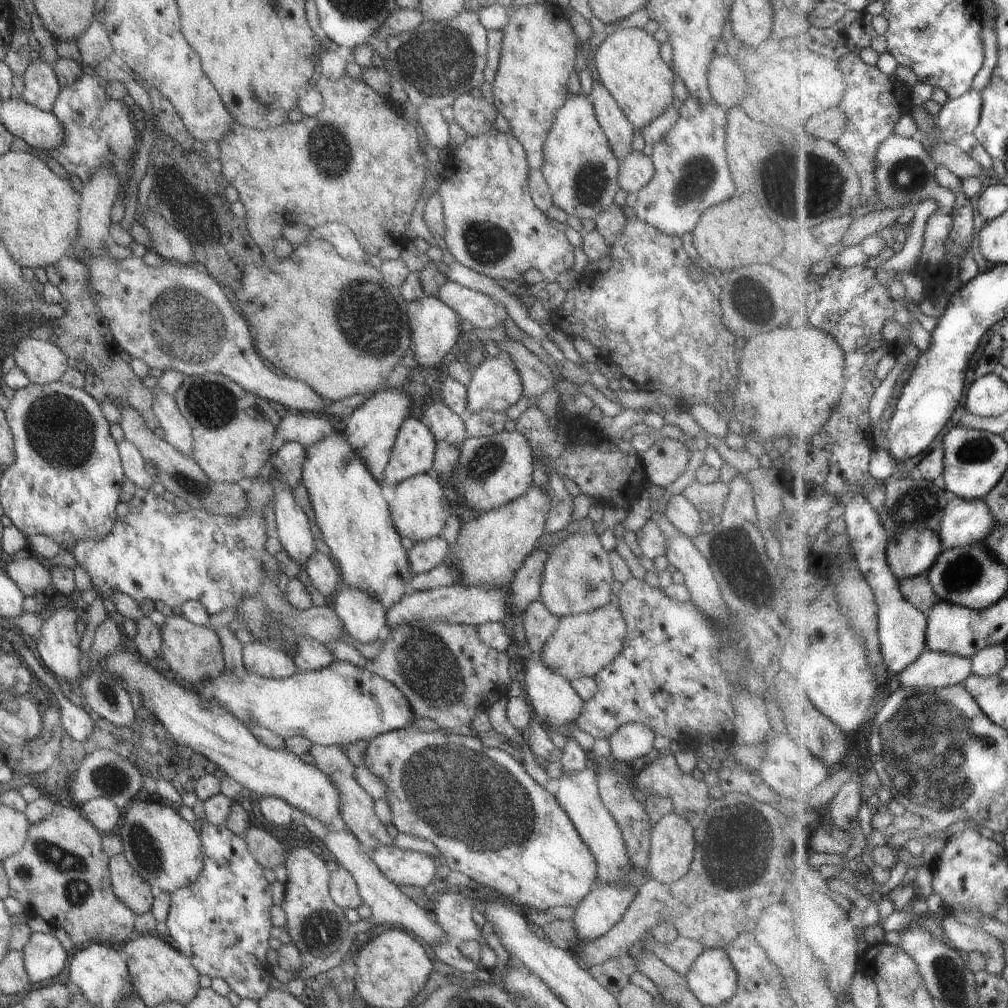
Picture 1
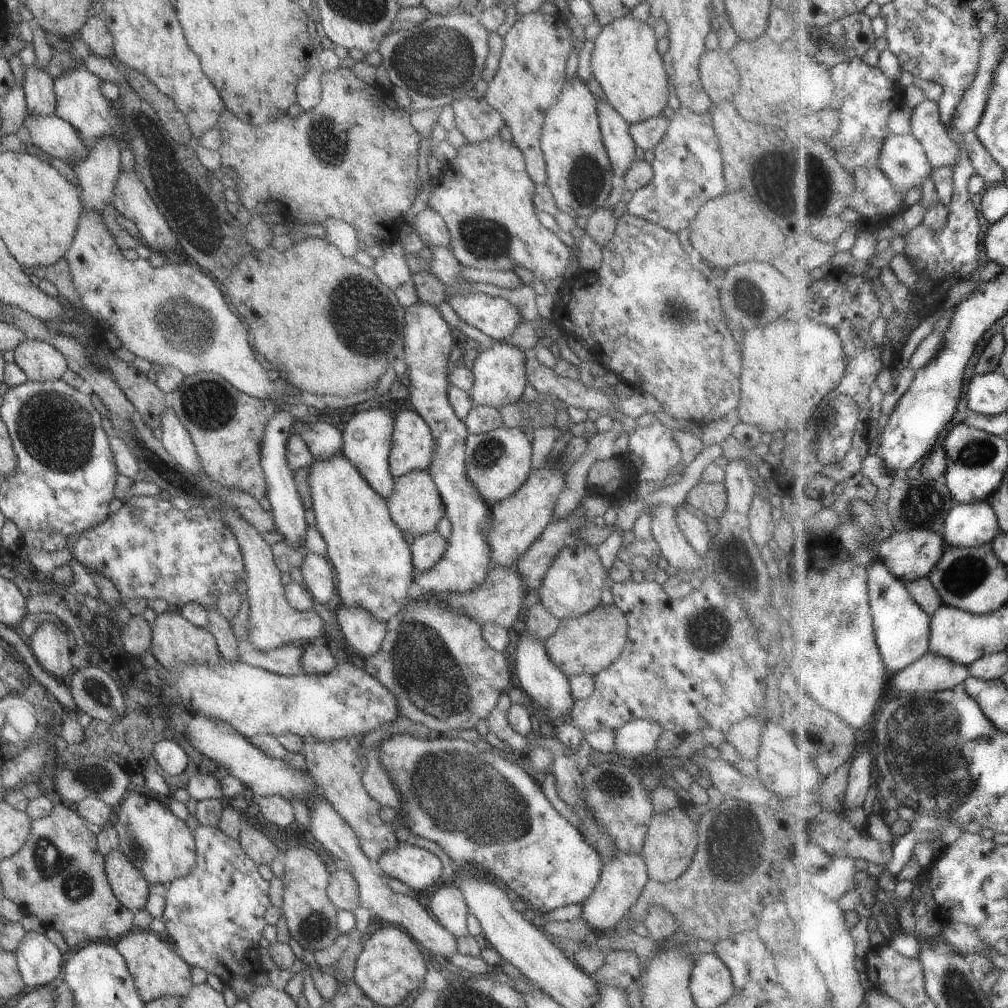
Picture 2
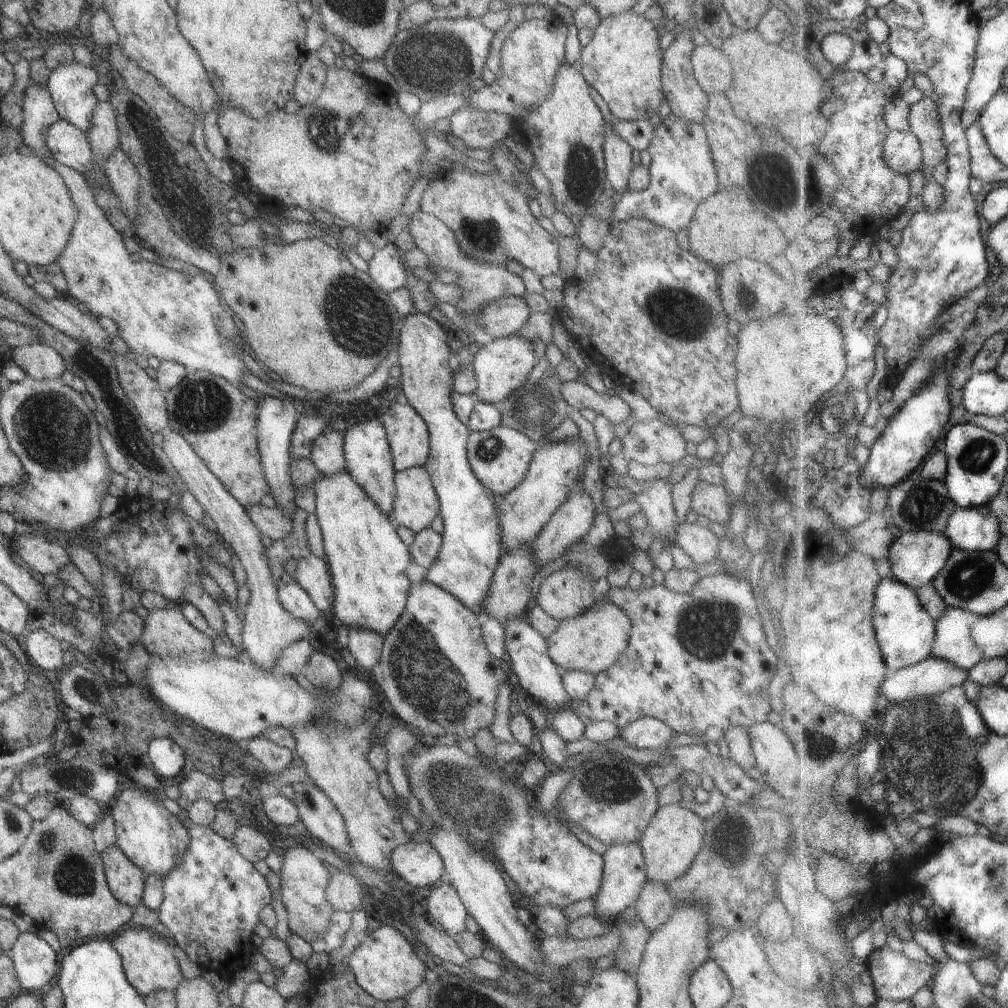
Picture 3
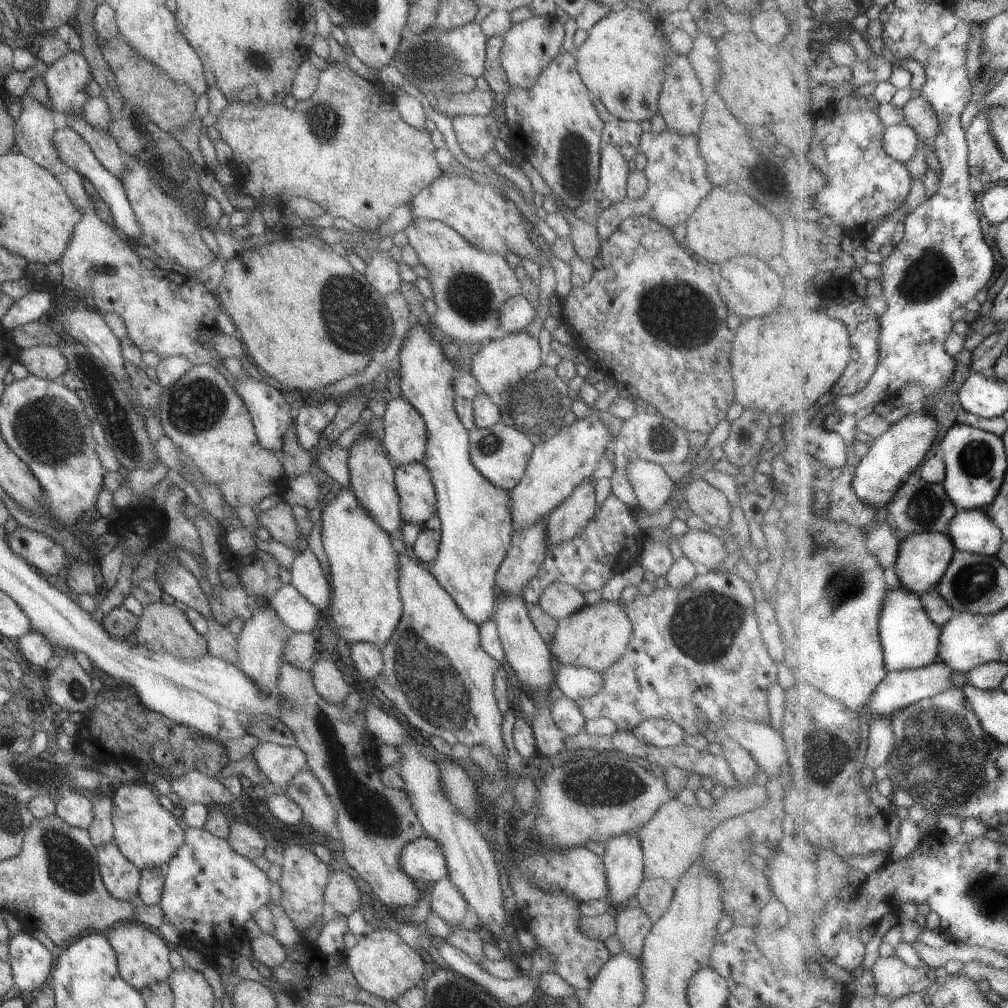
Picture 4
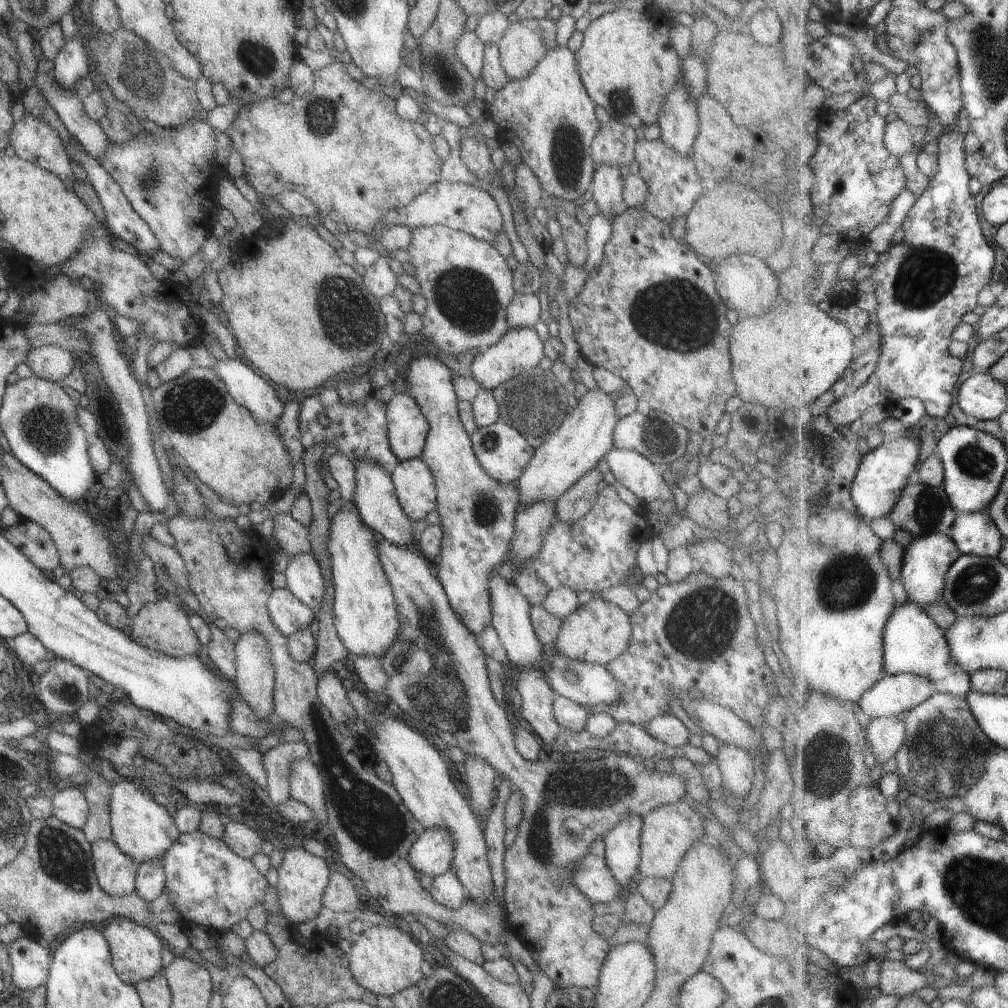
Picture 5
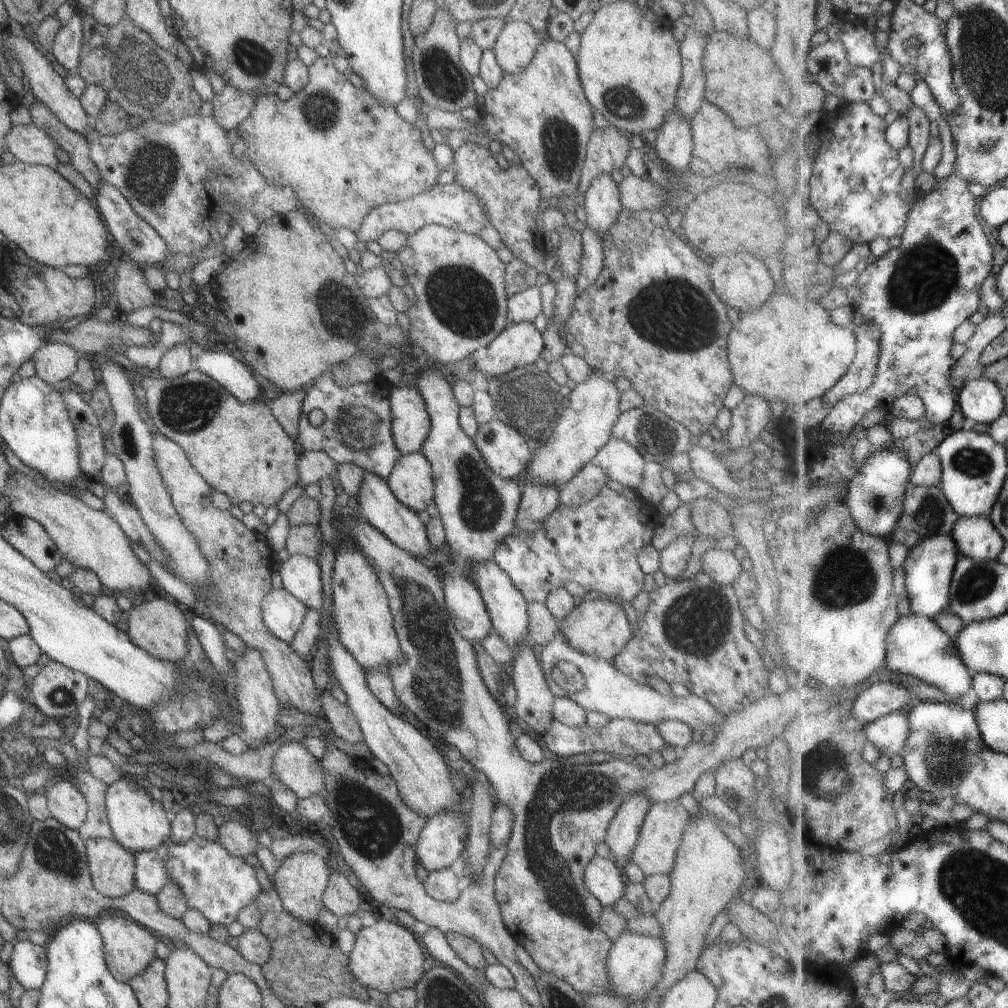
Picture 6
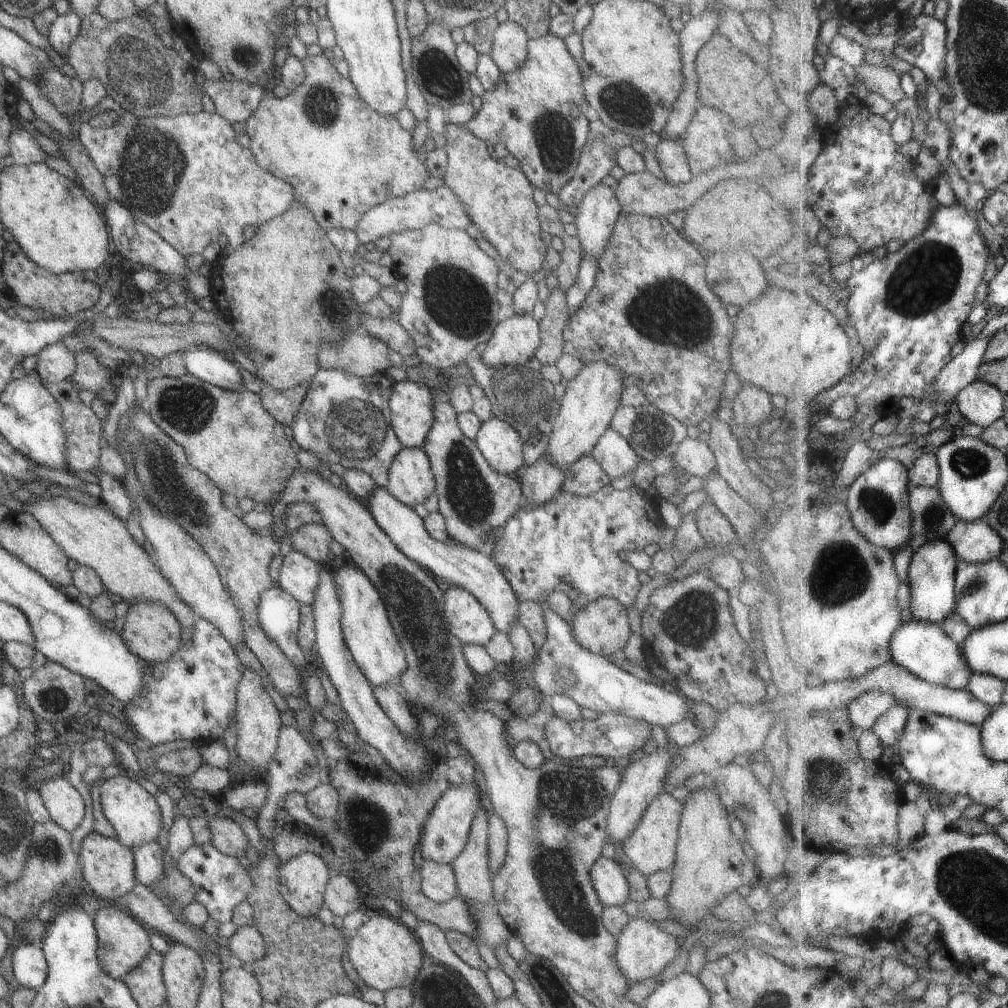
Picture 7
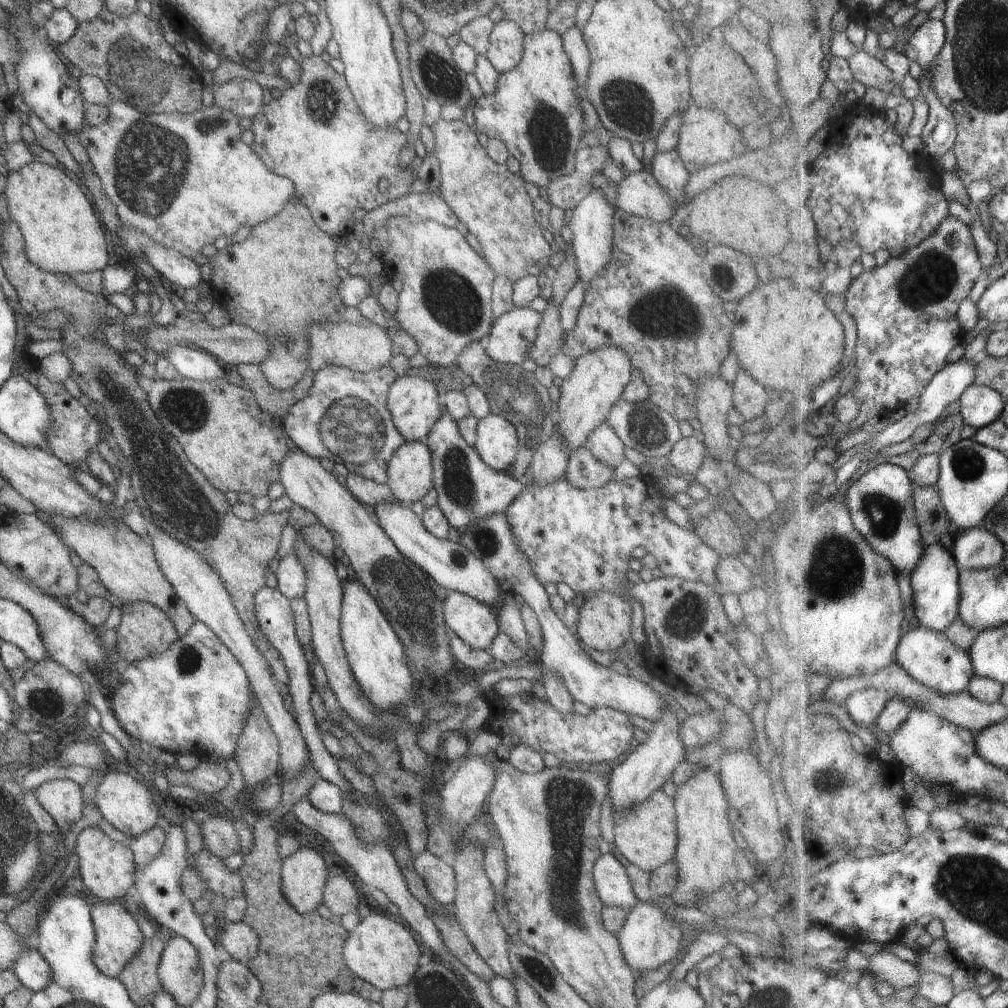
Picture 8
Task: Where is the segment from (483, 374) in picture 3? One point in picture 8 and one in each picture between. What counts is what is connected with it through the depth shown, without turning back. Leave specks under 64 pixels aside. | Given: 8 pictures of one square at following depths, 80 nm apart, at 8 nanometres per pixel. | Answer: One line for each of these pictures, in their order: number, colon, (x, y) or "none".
4: (501, 362)
5: (519, 349)
6: (518, 345)
7: (514, 339)
8: (511, 335)

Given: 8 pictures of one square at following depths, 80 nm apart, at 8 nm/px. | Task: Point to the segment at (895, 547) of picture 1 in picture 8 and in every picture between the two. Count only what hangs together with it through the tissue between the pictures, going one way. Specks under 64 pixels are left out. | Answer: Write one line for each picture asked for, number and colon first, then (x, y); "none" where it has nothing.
2: (912, 554)
3: (916, 557)
4: (923, 558)
5: (927, 559)
6: (929, 566)
7: (931, 577)
8: (935, 582)

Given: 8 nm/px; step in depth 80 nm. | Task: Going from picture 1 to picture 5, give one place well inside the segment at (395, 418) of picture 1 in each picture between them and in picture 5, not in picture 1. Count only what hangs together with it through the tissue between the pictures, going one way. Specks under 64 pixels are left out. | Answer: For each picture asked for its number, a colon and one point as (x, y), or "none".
2: (365, 440)
3: (366, 456)
4: (371, 475)
5: (373, 496)

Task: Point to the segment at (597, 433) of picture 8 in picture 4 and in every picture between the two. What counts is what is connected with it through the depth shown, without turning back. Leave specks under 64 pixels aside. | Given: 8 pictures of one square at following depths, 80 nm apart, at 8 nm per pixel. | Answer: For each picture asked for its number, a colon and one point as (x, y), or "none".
4: (650, 484)
5: (647, 481)
6: (618, 460)
7: (612, 453)

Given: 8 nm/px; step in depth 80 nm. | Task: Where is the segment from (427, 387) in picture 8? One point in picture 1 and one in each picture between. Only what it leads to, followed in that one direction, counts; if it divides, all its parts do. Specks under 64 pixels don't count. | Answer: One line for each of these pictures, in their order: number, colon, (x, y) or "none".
1: (412, 452)
2: (411, 448)
3: (406, 433)
4: (403, 432)
5: (406, 427)
6: (410, 423)
7: (410, 405)

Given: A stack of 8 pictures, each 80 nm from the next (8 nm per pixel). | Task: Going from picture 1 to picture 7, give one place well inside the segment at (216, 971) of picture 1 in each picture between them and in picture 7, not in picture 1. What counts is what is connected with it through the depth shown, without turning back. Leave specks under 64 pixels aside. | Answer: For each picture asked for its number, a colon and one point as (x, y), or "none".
2: (214, 915)
3: (211, 900)
4: (208, 891)
5: (209, 886)
6: (218, 885)
7: (220, 883)

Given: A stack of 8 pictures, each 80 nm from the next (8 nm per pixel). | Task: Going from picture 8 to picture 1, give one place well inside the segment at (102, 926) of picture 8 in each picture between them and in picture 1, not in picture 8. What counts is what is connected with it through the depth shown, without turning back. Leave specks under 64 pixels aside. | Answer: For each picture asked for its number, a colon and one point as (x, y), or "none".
1: (158, 972)
2: (156, 970)
3: (148, 964)
4: (141, 957)
5: (135, 952)
6: (129, 948)
7: (122, 942)

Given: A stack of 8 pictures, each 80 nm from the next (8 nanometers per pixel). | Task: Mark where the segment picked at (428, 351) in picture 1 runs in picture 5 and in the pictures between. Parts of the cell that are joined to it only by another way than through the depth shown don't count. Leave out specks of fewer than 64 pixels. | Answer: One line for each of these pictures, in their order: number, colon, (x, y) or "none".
2: (427, 340)
3: (470, 548)
4: (475, 528)
5: (476, 513)

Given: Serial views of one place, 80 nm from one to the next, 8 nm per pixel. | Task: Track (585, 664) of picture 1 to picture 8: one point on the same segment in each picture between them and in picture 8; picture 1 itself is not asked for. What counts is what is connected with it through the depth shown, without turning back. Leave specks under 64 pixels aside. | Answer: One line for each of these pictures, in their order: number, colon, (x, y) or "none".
2: (583, 645)
3: (591, 641)
4: (595, 636)
5: (598, 631)
6: (596, 627)
7: (600, 626)
8: (603, 620)

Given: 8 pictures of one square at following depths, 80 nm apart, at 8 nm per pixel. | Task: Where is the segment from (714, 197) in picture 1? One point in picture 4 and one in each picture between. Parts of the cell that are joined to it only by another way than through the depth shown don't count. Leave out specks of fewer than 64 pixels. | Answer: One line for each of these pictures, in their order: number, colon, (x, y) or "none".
2: (686, 168)
3: (681, 173)
4: (676, 176)

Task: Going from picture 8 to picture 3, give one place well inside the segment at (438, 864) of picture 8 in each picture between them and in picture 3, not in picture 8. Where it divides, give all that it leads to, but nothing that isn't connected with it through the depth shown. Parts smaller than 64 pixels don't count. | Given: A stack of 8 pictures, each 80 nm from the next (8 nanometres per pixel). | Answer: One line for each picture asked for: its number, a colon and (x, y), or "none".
3: (444, 909)
4: (446, 901)
5: (445, 889)
6: (444, 885)
7: (437, 882)

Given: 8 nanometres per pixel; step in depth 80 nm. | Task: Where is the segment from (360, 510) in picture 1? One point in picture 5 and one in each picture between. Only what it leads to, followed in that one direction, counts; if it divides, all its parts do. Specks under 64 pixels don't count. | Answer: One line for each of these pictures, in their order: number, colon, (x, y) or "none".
2: (372, 567)
3: (366, 560)
4: (365, 604)
5: (364, 613)

